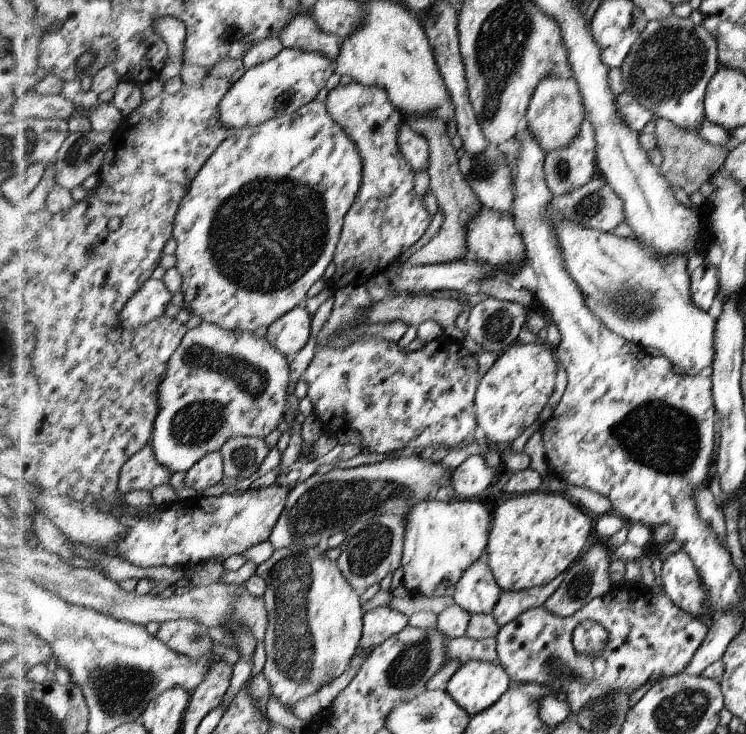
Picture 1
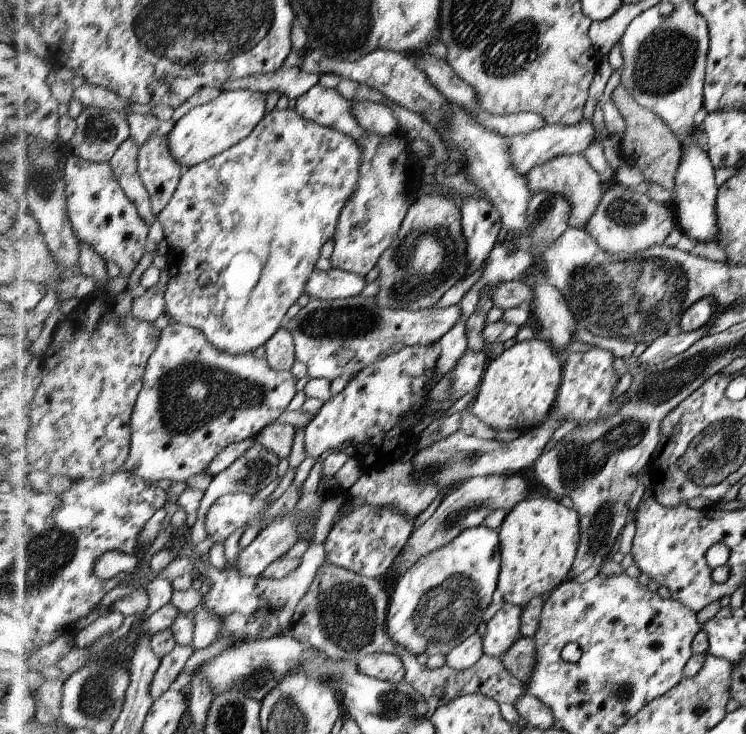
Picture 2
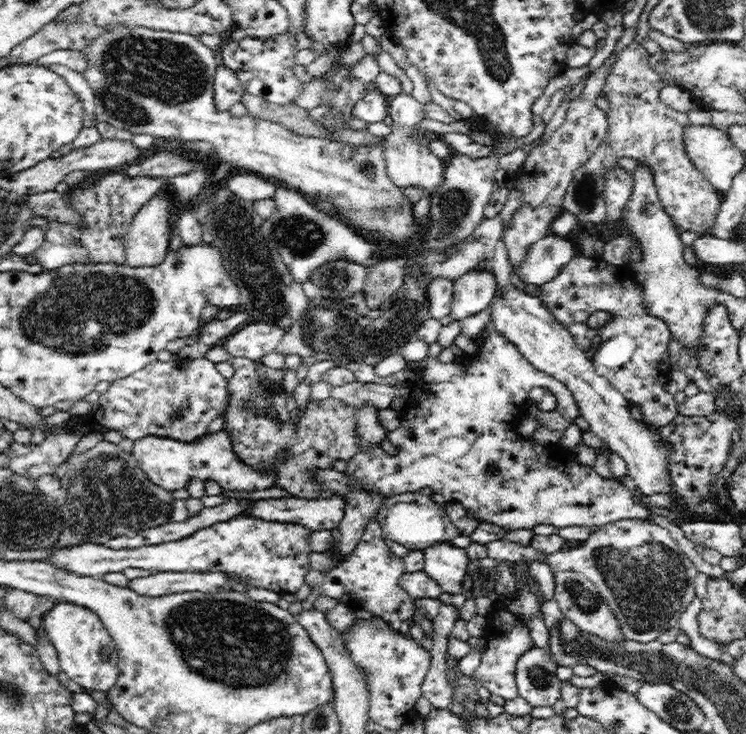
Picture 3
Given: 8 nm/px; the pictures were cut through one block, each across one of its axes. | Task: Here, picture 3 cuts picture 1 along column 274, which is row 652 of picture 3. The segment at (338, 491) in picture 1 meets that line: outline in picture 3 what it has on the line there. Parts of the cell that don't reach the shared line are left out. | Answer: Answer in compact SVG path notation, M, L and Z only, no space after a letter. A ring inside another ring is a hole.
M535 646L518 660L515 681L519 696L532 706L555 706L561 703L563 681L556 675L558 664L548 659L548 651Z

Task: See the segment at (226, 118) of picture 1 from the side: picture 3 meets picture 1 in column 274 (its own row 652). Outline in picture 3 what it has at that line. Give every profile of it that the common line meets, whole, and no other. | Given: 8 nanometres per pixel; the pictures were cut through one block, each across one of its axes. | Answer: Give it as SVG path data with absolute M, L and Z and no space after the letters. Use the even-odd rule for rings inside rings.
M59 602L44 613L42 628L56 649L61 672L80 684L82 690L107 692L119 676L117 650L114 639L92 610L71 602Z

